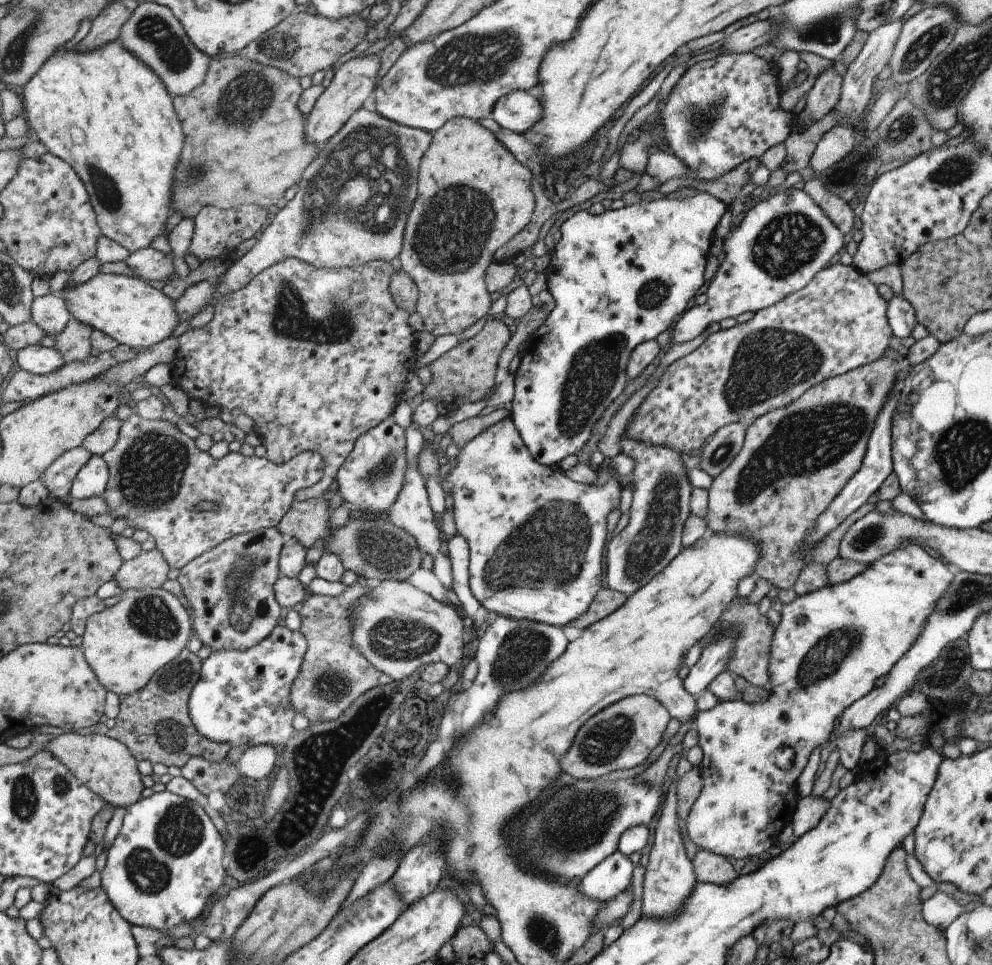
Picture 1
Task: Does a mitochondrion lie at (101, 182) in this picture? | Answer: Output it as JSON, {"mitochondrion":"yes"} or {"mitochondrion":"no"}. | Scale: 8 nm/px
{"mitochondrion":"yes"}

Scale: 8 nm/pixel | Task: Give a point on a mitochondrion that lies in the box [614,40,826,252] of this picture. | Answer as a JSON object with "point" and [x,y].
{"point":[699,121]}

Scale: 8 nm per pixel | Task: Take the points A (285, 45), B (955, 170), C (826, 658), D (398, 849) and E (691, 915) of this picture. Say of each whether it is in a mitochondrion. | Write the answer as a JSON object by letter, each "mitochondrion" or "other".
{"A":"mitochondrion","B":"mitochondrion","C":"mitochondrion","D":"other","E":"mitochondrion"}

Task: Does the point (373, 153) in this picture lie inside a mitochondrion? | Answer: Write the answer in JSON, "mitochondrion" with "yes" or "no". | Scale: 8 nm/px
{"mitochondrion":"yes"}

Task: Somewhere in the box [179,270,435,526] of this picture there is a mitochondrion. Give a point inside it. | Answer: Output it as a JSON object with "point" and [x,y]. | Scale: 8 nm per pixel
{"point":[342,318]}

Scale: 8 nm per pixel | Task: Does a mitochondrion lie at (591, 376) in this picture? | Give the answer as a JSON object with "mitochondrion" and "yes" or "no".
{"mitochondrion":"yes"}

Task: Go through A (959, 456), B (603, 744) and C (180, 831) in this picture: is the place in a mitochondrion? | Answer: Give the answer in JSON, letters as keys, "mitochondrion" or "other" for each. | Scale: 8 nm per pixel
{"A":"mitochondrion","B":"mitochondrion","C":"mitochondrion"}

